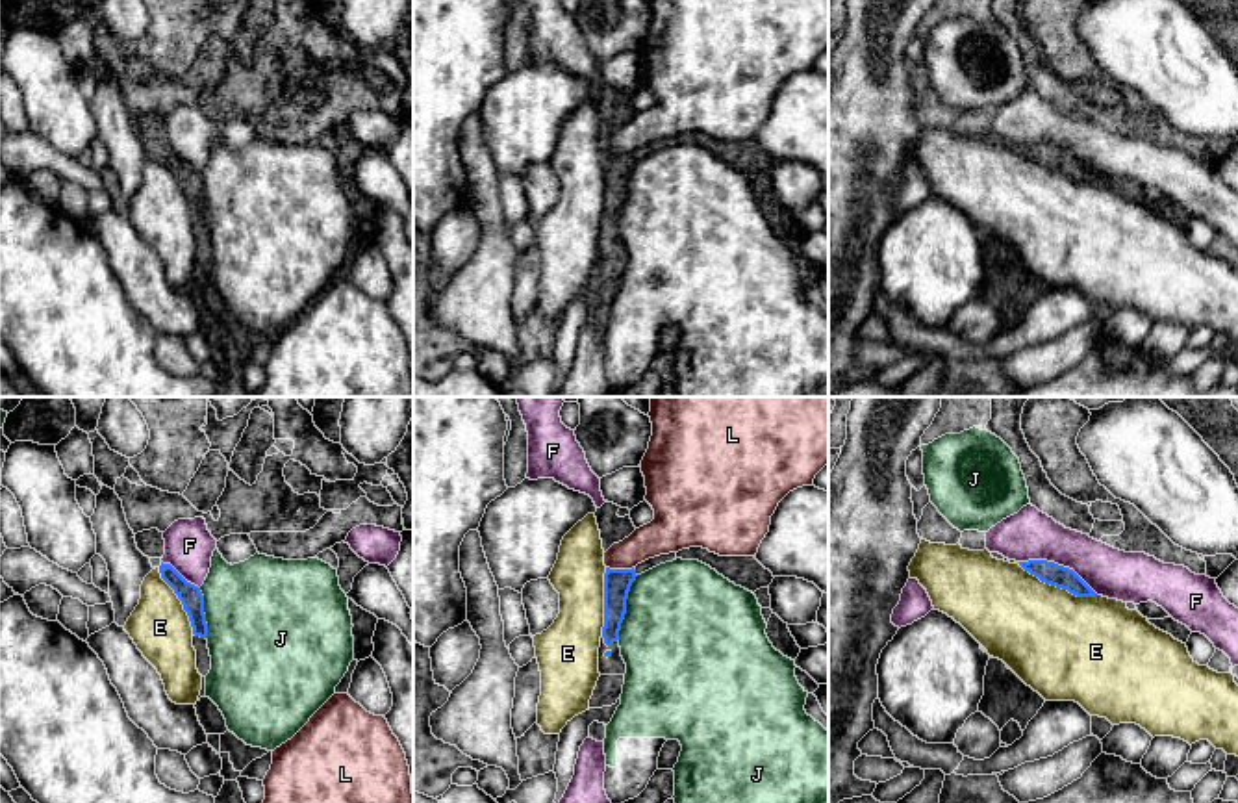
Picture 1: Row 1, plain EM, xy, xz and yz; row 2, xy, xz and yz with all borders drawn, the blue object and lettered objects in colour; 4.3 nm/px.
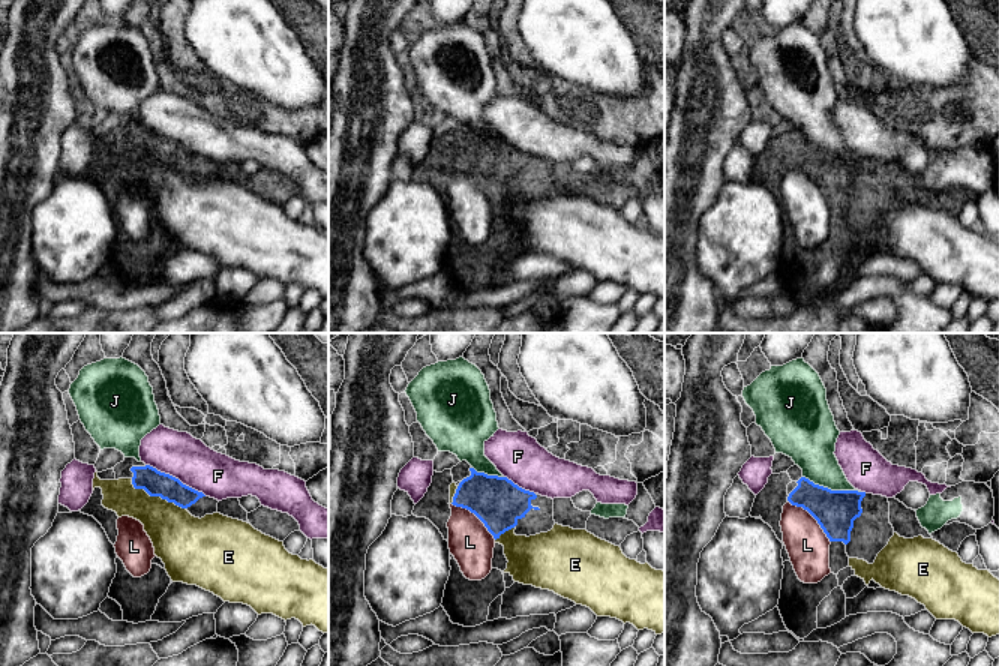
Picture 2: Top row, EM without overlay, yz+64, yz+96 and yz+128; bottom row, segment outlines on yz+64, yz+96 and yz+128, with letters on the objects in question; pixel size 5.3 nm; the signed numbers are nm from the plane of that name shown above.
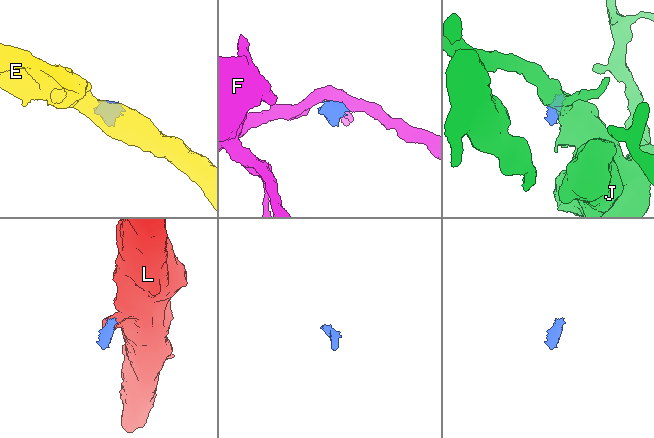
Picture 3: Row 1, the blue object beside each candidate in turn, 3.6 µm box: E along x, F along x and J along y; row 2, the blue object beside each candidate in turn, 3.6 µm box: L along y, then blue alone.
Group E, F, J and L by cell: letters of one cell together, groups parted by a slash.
E / F / J / L

